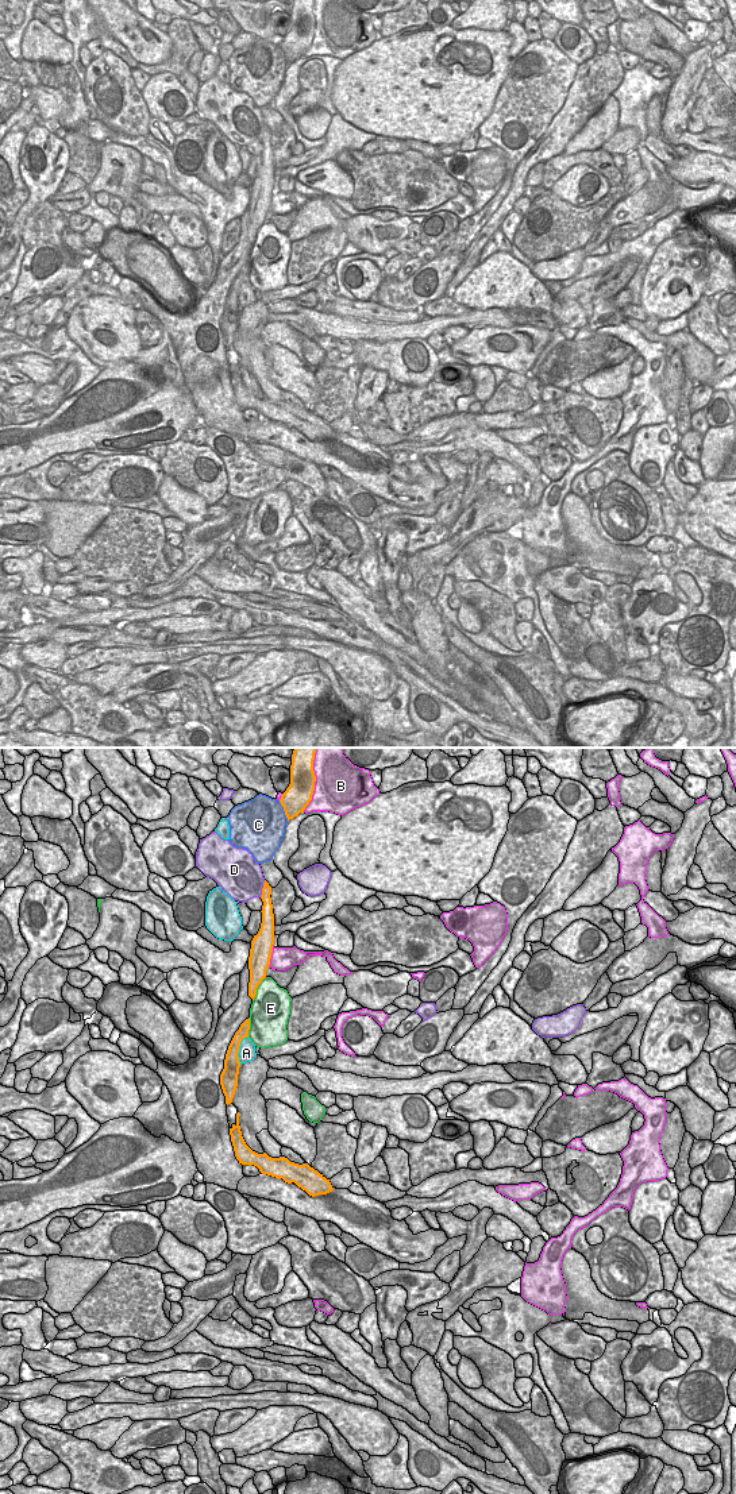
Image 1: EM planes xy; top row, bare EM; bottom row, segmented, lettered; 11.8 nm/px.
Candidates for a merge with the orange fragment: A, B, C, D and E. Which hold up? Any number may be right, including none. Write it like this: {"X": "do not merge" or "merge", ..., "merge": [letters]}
{"A": "do not merge", "B": "do not merge", "C": "do not merge", "D": "do not merge", "E": "do not merge", "merge": []}

